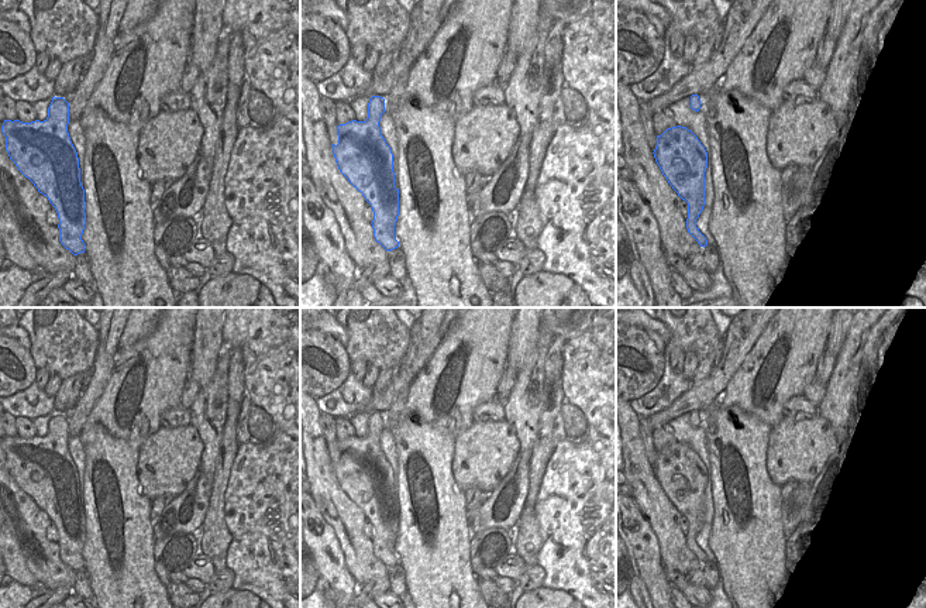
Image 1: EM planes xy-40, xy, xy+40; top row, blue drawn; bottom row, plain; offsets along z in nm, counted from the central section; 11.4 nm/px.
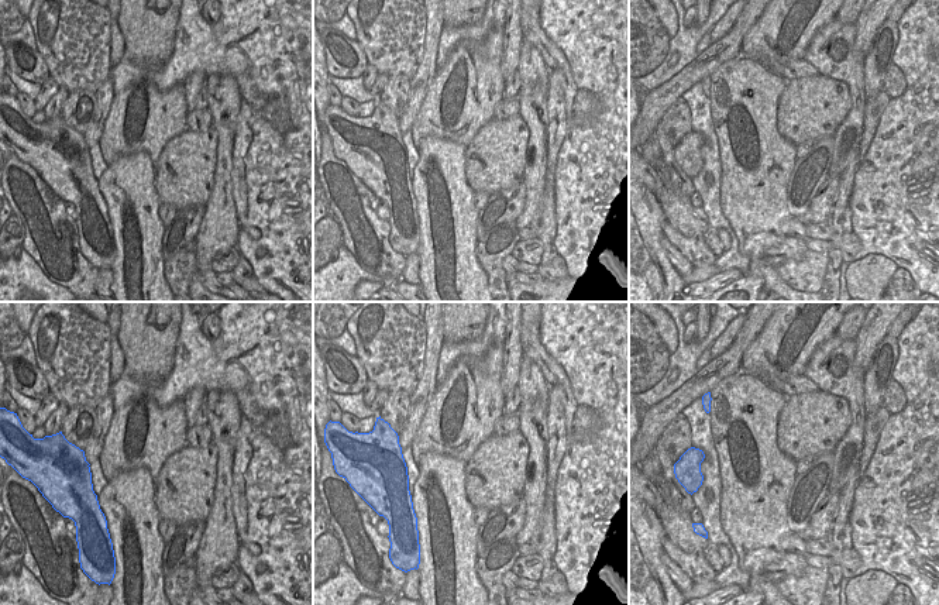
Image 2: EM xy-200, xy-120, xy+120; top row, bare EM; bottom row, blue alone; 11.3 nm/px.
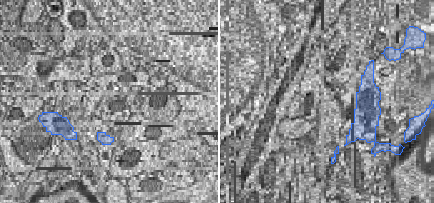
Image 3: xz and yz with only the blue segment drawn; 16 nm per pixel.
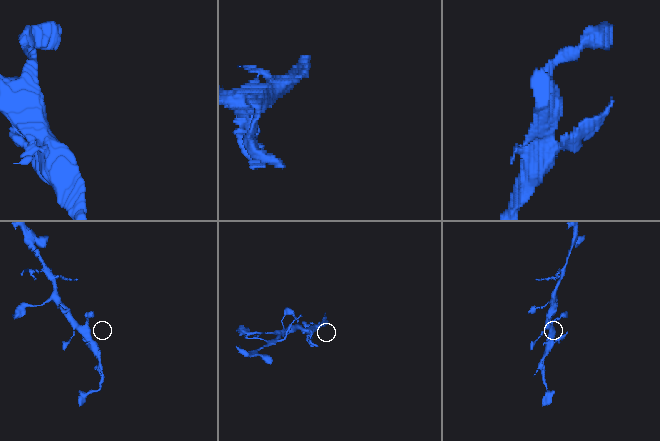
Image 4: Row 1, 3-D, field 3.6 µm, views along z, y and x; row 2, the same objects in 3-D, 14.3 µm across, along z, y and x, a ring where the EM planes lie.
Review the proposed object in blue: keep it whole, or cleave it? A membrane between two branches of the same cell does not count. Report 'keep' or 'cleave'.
keep

